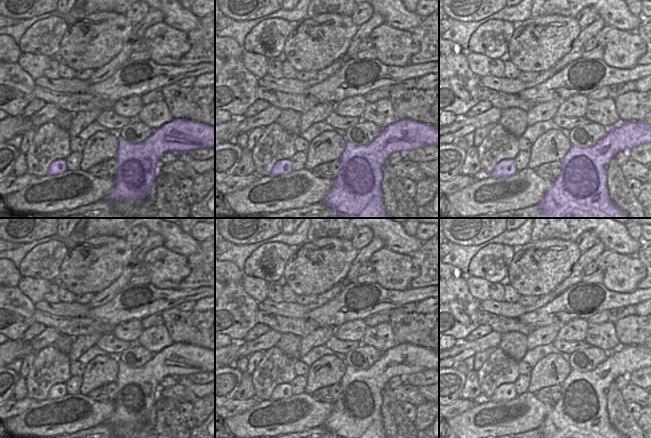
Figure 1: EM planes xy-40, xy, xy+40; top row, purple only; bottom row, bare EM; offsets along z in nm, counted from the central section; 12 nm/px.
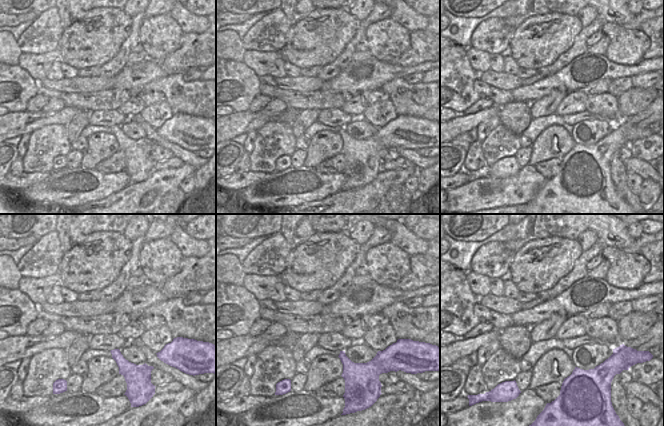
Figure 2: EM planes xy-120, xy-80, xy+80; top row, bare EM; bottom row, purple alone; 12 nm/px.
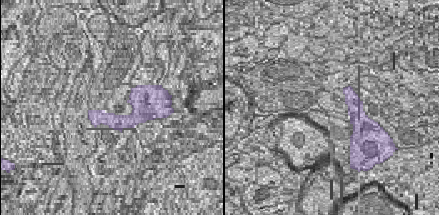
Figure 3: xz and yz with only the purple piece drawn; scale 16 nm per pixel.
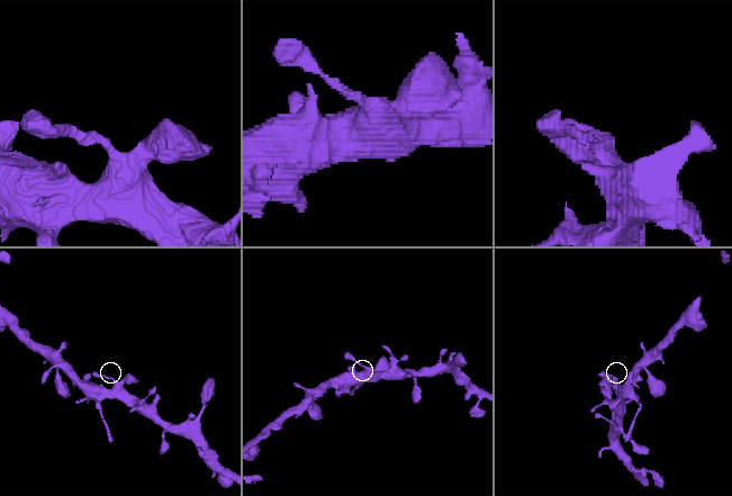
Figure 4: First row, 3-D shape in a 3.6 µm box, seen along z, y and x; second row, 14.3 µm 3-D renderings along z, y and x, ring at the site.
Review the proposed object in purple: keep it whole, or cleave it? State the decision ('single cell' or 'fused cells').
single cell

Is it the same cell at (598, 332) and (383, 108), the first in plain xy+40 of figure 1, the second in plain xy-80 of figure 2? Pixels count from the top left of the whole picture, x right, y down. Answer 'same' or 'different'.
same

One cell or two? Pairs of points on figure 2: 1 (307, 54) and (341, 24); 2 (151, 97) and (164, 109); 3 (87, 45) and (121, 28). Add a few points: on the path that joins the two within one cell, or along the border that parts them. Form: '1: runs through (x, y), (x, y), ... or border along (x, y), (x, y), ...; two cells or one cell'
1: runs through (315, 46), (333, 28); one cell
2: border along (165, 100), (145, 106); two cells
3: runs through (95, 38), (100, 33), (113, 32); one cell

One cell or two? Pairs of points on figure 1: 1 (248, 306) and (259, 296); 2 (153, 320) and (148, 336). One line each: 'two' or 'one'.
1: two
2: two

